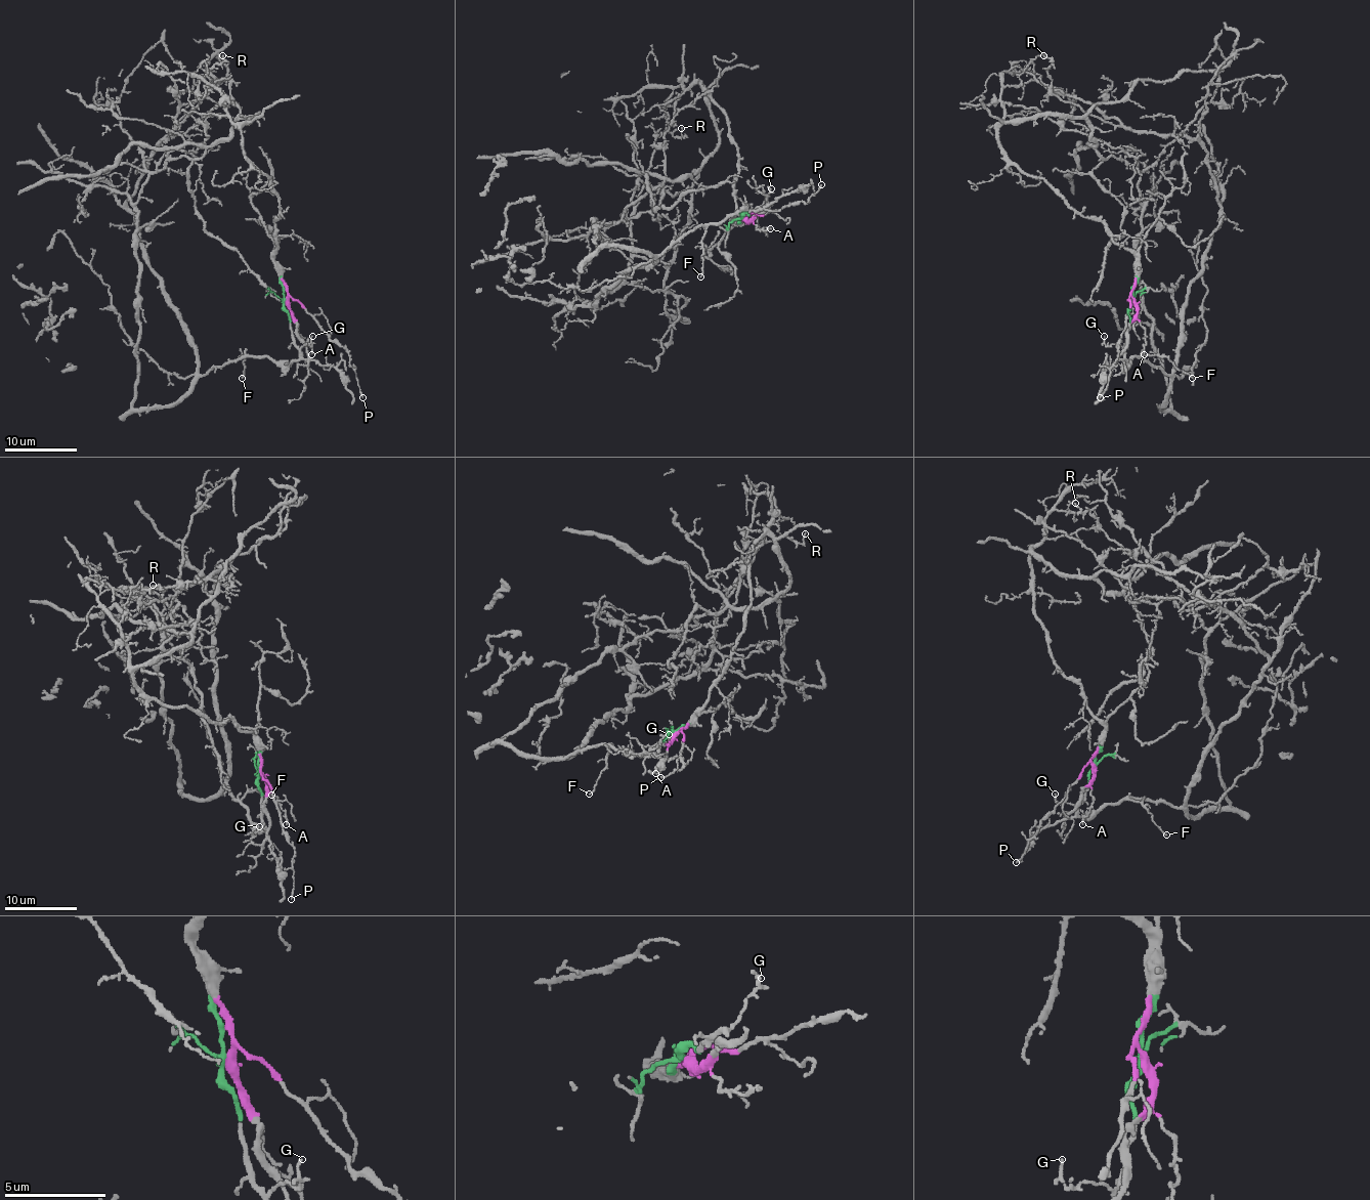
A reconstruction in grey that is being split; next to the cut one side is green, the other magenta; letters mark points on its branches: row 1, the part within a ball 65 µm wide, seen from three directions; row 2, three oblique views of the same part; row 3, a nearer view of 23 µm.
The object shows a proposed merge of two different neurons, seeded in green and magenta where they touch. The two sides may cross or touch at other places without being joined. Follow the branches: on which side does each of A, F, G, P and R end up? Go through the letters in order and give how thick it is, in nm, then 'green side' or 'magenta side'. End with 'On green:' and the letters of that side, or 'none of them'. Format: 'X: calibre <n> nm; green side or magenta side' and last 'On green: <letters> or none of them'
A: calibre 110 nm; magenta side
F: calibre 120 nm; green side
G: calibre 80 nm; green side
P: calibre 110 nm; magenta side
R: calibre 140 nm; green side
On green: F, G, R

